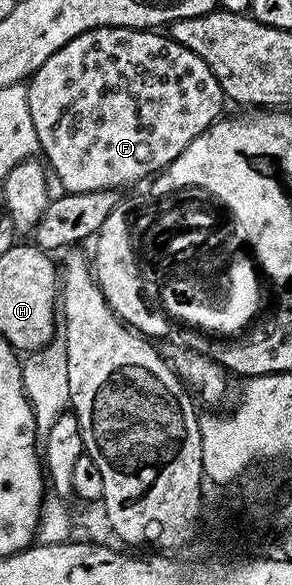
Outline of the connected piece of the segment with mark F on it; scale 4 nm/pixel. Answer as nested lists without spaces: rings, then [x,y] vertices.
[[[91,28],[87,32],[82,32],[77,38],[65,42],[65,46],[57,50],[57,54],[50,56],[31,75],[26,89],[29,98],[29,115],[33,117],[33,130],[37,130],[39,139],[39,152],[46,167],[54,176],[61,178],[61,186],[65,186],[67,192],[96,192],[110,188],[123,190],[126,184],[135,184],[138,180],[146,181],[154,177],[168,164],[172,164],[183,153],[185,146],[193,142],[193,138],[200,136],[210,124],[220,119],[222,112],[219,111],[222,110],[223,104],[225,105],[223,91],[217,78],[213,78],[213,70],[209,70],[209,66],[205,66],[205,62],[201,62],[201,58],[197,58],[193,50],[185,50],[185,46],[181,46],[162,31],[141,28]]]

